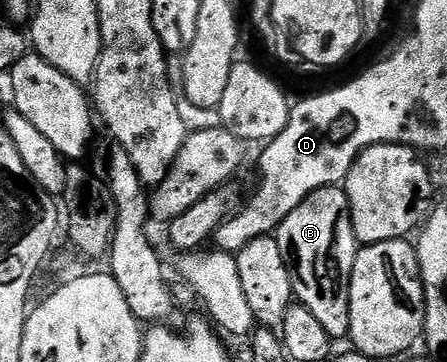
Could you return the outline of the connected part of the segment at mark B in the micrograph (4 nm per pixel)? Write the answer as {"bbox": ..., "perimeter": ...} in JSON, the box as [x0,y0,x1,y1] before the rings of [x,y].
{"bbox":[275,186,359,339],"perimeter":[[[328,186],[311,192],[311,196],[307,196],[303,204],[299,204],[299,208],[283,220],[281,227],[275,231],[275,237],[291,272],[294,299],[306,306],[319,324],[323,324],[323,332],[327,332],[330,338],[348,339],[351,324],[349,285],[359,243],[344,189]]]}

